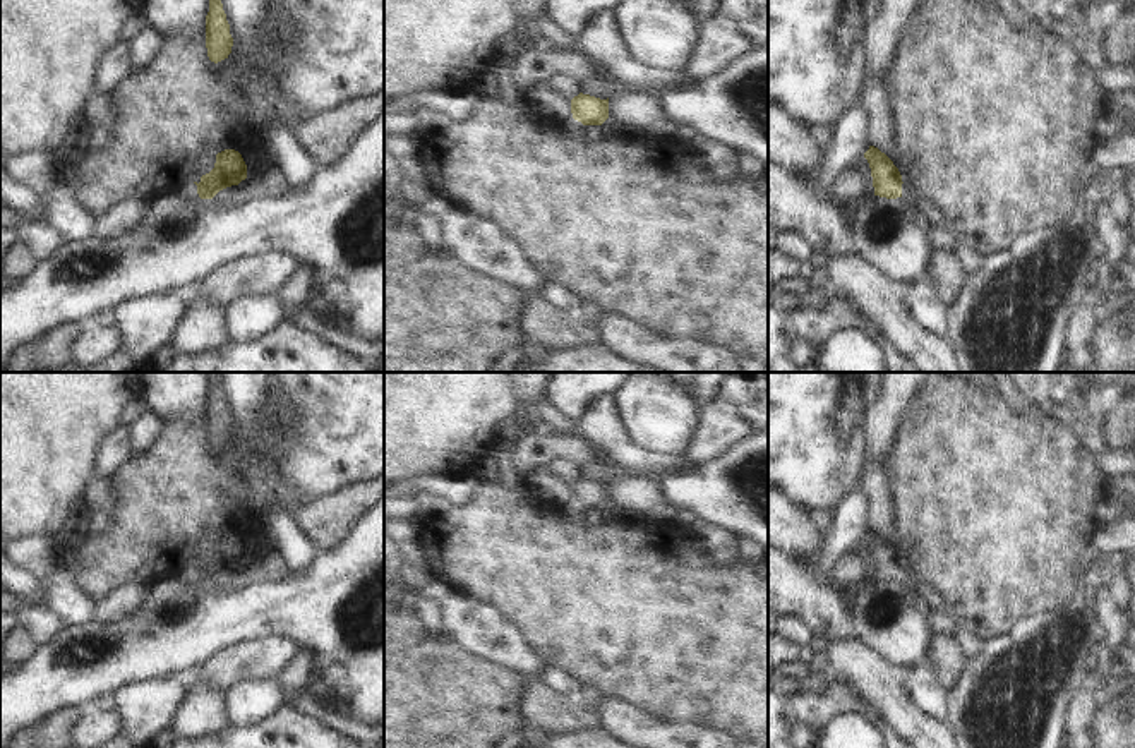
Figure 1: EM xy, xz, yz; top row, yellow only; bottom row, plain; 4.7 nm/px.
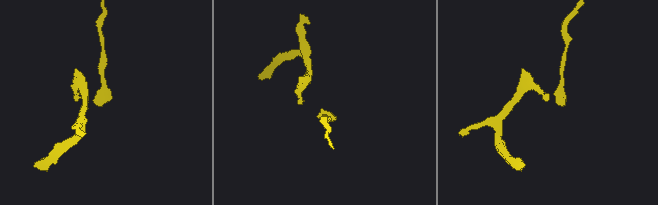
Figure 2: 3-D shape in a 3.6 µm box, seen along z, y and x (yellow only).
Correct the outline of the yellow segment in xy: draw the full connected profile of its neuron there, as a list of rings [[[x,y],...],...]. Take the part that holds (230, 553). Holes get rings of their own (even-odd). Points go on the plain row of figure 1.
[[[225,534],[216,539],[214,552],[201,561],[201,566],[183,570],[183,582],[213,583],[219,575],[238,570],[247,563],[247,549],[235,534]]]

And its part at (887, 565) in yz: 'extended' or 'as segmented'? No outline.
extended

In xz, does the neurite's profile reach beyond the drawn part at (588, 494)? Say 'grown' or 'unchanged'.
grown

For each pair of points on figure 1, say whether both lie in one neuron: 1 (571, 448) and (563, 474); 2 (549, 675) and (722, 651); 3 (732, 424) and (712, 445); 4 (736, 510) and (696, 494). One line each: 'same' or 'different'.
1: different
2: different
3: same
4: same

